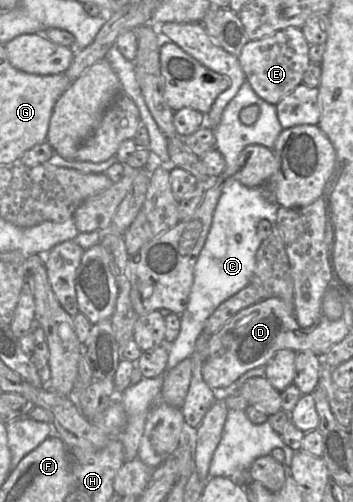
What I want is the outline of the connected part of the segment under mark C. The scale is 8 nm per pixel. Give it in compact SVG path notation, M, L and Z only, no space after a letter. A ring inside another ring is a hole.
M232 177L226 179L206 242L195 265L194 282L187 308L180 315L179 335L173 343L166 344L169 353L167 370L192 356L196 341L203 333L208 318L221 303L251 283L256 254L262 243L257 234L257 225L261 220L267 219L275 226L279 207L277 203L268 202L262 196L260 188L246 187ZM236 235L241 236L241 241L236 241Z

